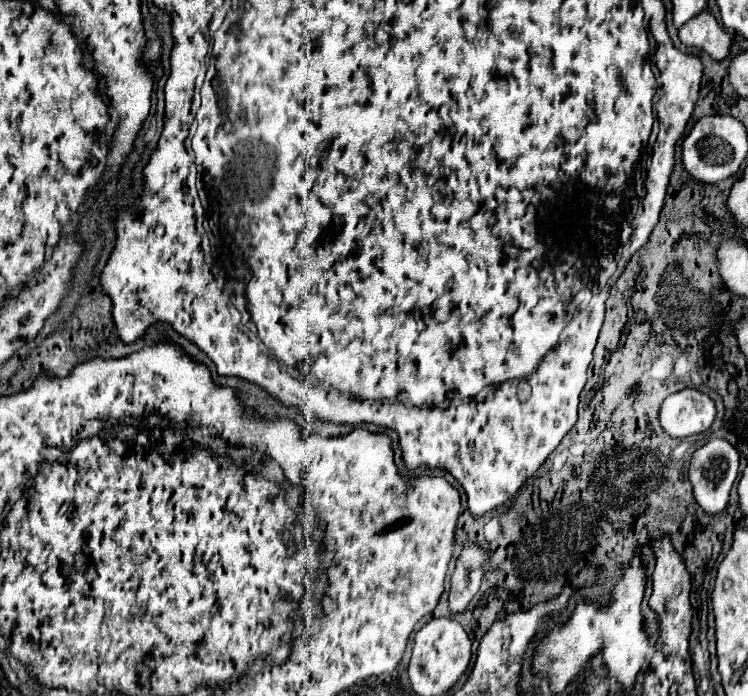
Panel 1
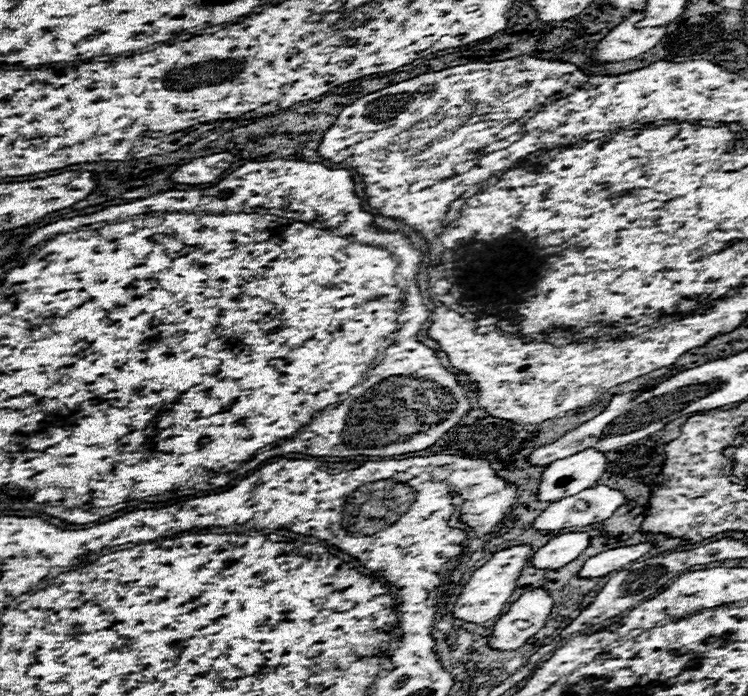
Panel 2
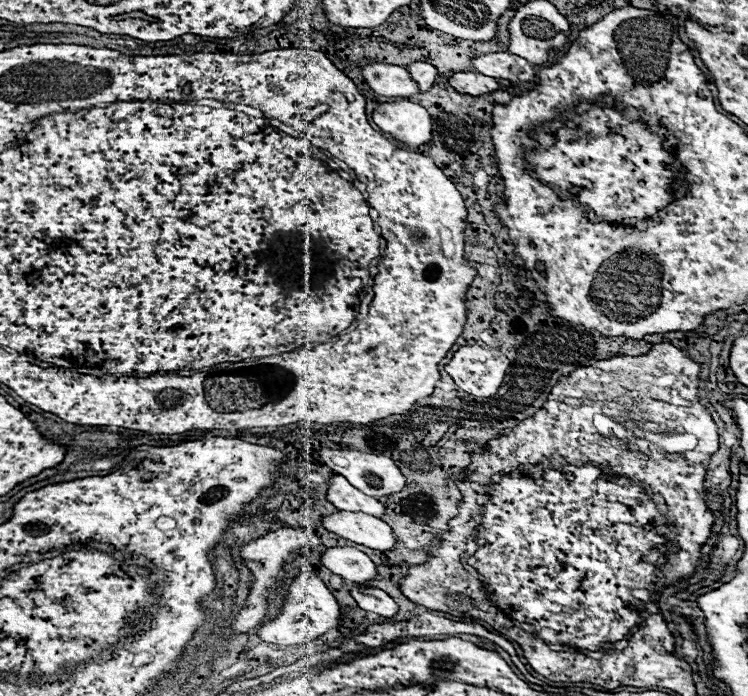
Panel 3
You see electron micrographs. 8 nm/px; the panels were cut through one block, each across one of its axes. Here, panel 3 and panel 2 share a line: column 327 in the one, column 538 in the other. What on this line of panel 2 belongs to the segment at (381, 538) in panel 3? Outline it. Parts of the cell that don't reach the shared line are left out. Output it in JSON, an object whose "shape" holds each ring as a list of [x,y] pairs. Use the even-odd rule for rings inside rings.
{"shape":[[[604,484],[592,486],[574,496],[552,502],[534,520],[534,528],[562,530],[562,528],[572,528],[572,526],[588,526],[588,524],[604,522],[624,502],[626,502],[626,496],[620,490],[608,488]]]}

